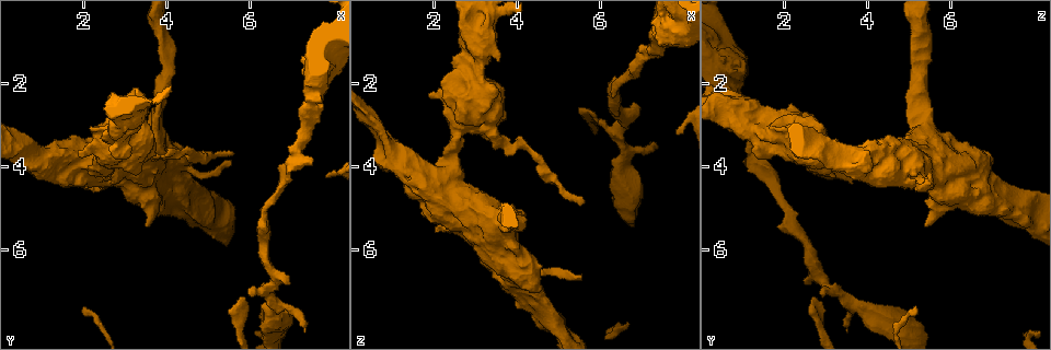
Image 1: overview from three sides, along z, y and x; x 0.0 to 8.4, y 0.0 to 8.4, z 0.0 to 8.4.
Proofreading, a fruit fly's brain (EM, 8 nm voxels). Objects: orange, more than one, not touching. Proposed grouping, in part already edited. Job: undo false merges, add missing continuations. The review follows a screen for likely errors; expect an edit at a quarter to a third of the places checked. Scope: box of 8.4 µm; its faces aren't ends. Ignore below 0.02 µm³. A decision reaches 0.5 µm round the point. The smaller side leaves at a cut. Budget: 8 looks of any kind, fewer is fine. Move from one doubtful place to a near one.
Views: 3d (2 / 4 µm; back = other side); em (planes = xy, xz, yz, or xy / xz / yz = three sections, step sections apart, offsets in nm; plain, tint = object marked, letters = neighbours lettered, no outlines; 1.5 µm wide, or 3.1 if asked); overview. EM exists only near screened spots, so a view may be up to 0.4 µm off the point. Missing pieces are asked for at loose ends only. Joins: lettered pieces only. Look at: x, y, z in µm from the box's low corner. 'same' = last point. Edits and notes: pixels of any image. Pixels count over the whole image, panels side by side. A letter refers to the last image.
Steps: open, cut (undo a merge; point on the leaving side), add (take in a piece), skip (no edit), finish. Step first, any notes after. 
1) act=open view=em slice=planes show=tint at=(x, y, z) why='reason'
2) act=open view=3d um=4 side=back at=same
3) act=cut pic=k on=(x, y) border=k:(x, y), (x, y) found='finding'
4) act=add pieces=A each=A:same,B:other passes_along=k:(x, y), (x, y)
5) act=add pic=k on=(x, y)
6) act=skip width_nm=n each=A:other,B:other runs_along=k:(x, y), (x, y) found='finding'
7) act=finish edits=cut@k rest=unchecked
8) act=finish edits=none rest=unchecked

act=open view=em slice=planes show=letters at=(3.20, 4.80, 5.60) why='branch stops here'

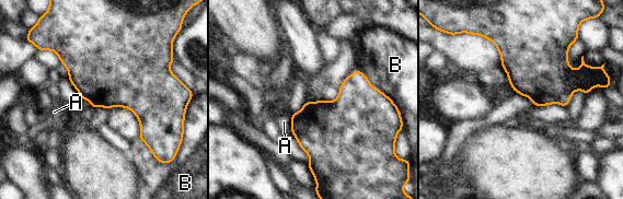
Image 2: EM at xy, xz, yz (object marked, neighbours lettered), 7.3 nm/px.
act=skip each=A:other,B:other border=2:(292, 114), (290, 132) found='no lettered piece goes on from it'

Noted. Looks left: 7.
act=open view=3d um=4 at=(5.50, 3.90, 6.65) why='an open end'

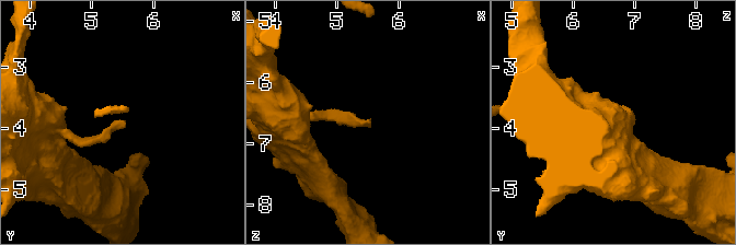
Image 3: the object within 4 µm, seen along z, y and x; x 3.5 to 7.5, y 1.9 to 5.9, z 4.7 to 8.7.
act=open view=em slice=yz step=8 show=tint at=(5.60, 3.85, 6.65)

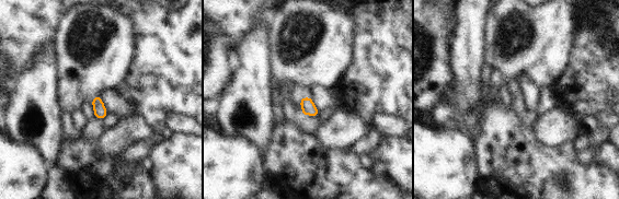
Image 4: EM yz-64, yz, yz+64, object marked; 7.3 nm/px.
act=open view=em slice=yz step=8 show=letters at=same why='what lies round it'

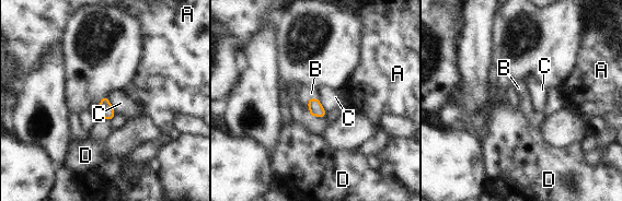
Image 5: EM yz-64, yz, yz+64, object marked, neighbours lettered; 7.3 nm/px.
act=add pieces=B width_nm=80 each=A:other,B:same,C:other,D:other passes_along=5:(315, 108), (313, 98), (311, 93) found='it goes on there'

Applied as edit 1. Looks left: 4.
act=open view=3d um=2 at=(5.55, 3.75, 4.95) why='thin end'

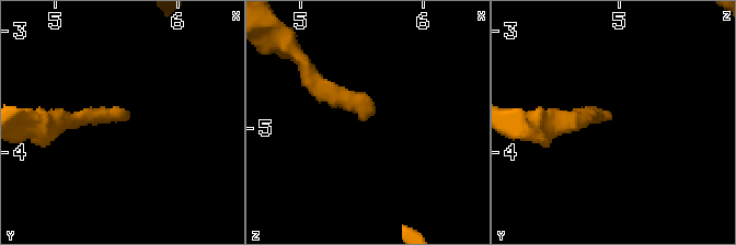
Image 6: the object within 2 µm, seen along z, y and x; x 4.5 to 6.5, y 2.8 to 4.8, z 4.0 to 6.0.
act=open view=em slice=planes show=letters at=(5.54, 3.74, 4.90)

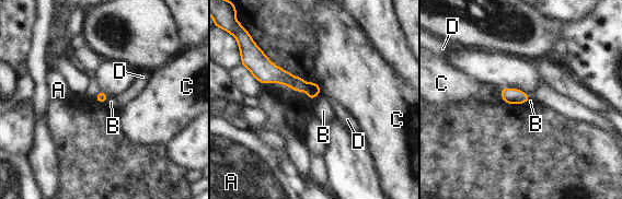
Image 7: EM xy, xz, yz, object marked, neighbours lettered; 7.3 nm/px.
act=skip each=A:other,B:other,C:other,D:other runs_along=7:(258, 66), (266, 72), (317, 91) found='no lettered piece goes on from it'

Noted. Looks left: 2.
act=finish edits=add@5 rest=unchecked

